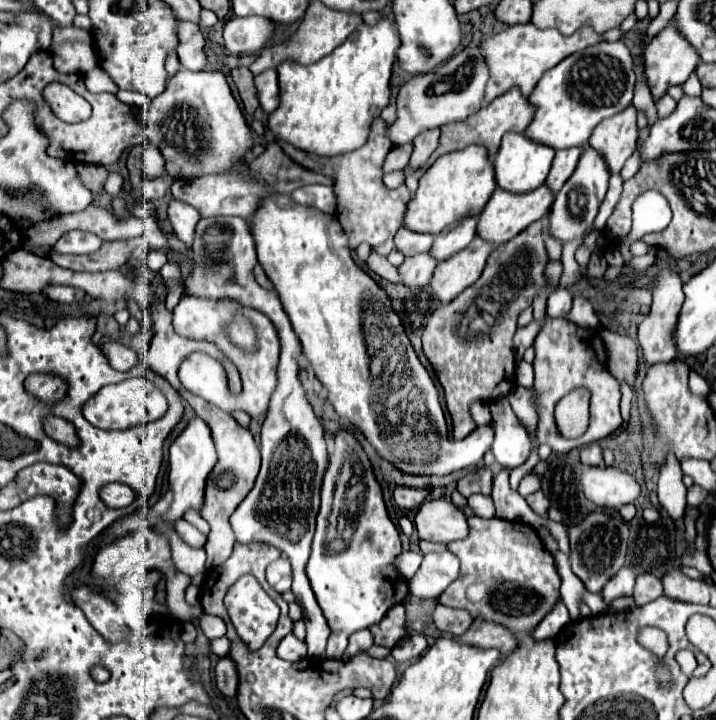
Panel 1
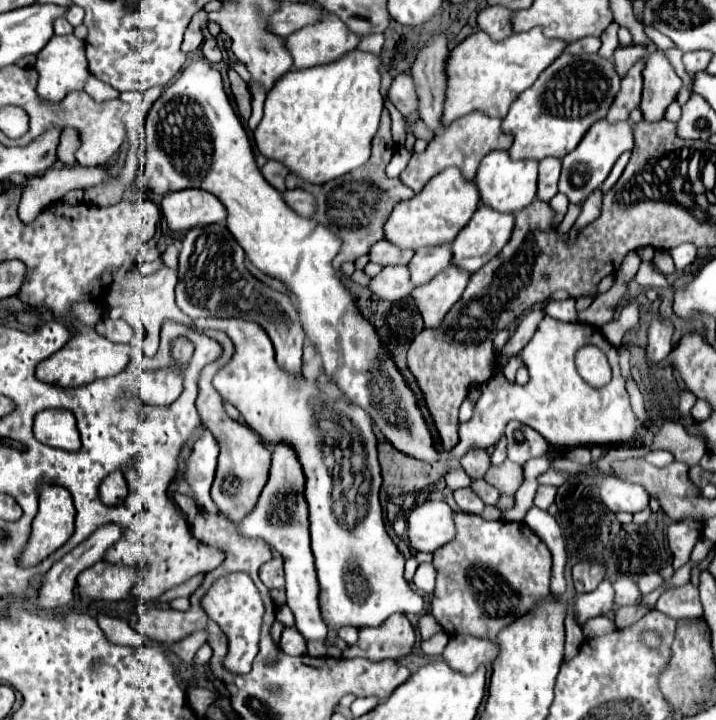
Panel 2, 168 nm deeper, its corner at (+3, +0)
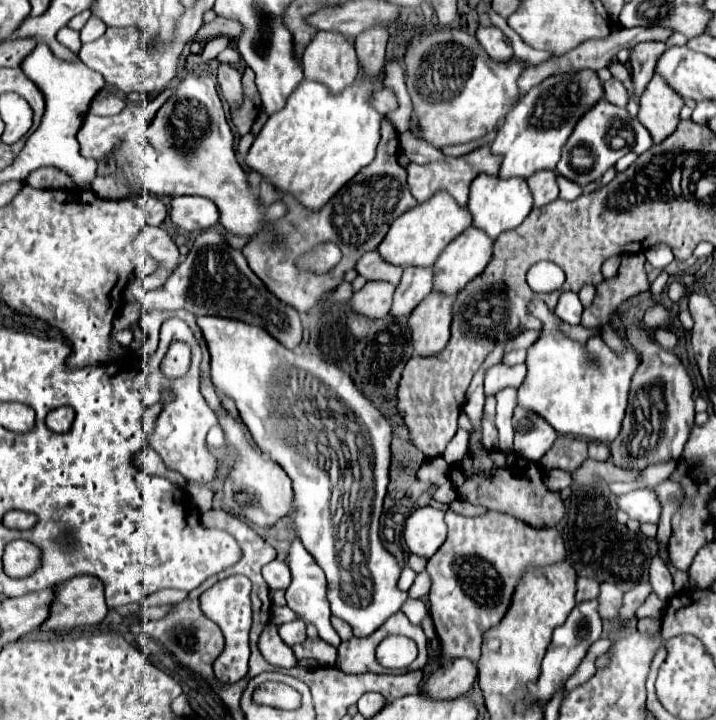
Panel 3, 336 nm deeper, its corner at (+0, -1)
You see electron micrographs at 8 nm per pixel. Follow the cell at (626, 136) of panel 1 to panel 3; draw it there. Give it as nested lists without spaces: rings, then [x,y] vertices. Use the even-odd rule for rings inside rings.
[[[649,41],[649,43],[639,43],[631,49],[631,57],[629,57],[629,65],[631,65],[631,81],[633,81],[633,91],[631,91],[631,99],[639,99],[641,93],[645,91],[647,83],[651,81],[653,73],[655,73],[655,65],[659,61],[659,57],[665,51],[665,43],[661,41]]]

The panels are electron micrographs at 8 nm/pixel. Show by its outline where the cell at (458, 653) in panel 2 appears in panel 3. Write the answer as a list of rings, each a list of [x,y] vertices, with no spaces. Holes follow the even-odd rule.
[[[455,657],[443,663],[437,671],[433,671],[421,691],[435,699],[455,699],[459,695],[465,695],[473,687],[475,679],[477,665],[471,659]]]

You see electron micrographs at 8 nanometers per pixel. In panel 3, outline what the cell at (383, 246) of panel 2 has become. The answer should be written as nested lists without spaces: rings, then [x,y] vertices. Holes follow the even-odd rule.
[[[369,251],[367,255],[363,255],[357,263],[357,273],[363,275],[367,281],[389,281],[393,285],[399,283],[401,275],[403,275],[403,267],[399,265],[393,265],[393,263],[387,263],[379,251]]]

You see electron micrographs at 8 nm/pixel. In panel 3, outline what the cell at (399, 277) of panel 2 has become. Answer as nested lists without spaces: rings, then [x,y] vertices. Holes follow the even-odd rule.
[[[367,281],[363,289],[355,291],[349,303],[355,313],[371,317],[371,319],[379,319],[389,315],[393,295],[395,295],[395,285],[387,281]]]

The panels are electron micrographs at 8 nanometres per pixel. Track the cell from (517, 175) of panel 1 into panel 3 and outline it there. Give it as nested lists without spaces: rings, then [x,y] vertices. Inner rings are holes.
[[[483,173],[483,175],[477,175],[477,179],[471,183],[471,195],[469,195],[467,207],[473,215],[473,225],[483,229],[493,239],[497,239],[499,233],[523,223],[523,219],[533,209],[533,197],[527,181],[523,181],[521,177],[501,179],[499,175]]]

